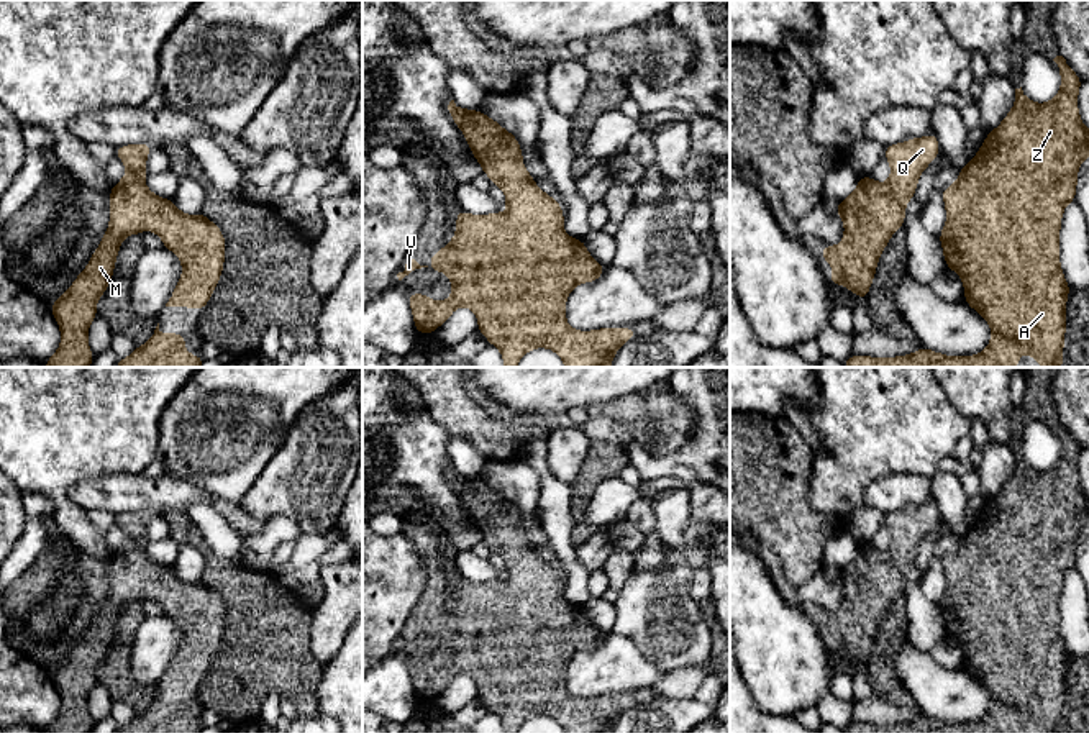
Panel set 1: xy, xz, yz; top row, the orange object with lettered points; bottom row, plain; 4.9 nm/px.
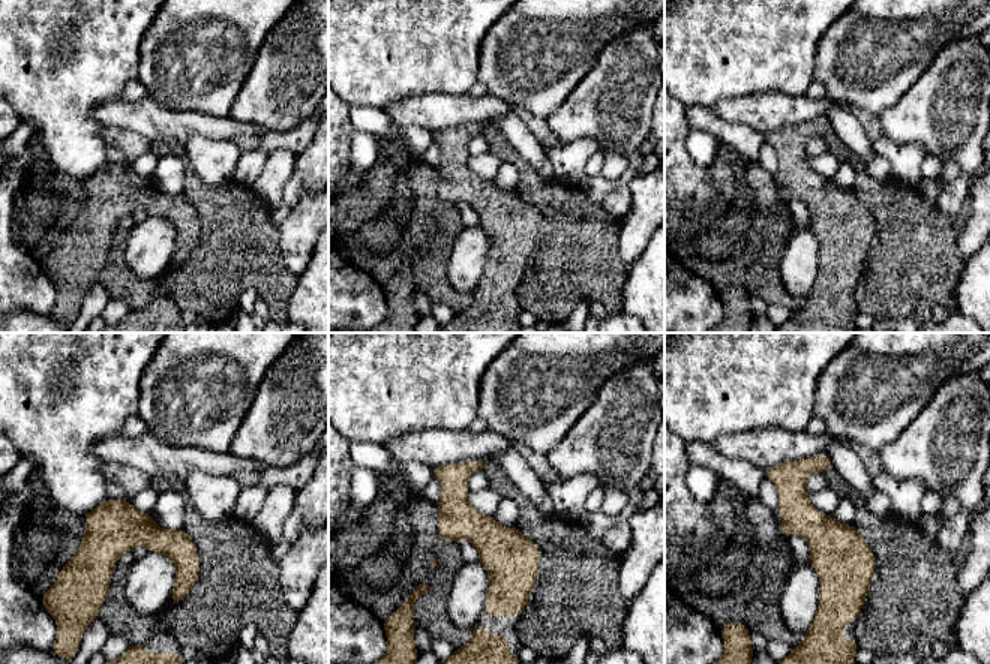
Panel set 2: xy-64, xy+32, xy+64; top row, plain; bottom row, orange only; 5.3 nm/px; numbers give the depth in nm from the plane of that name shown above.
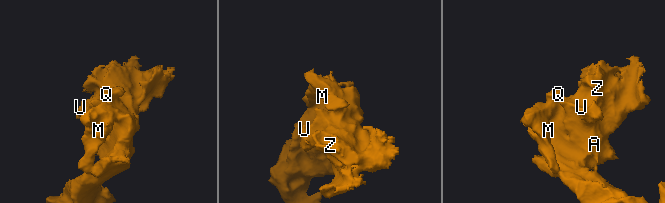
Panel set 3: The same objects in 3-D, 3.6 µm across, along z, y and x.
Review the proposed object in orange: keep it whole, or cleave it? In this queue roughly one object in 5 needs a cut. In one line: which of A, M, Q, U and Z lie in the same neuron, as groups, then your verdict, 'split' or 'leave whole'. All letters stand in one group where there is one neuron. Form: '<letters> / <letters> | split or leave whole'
A M Q U Z | leave whole

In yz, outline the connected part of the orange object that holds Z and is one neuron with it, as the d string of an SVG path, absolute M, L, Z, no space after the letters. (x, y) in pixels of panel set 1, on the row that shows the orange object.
M1063 56L1053 59L1058 64L1061 74L1061 89L1059 92L1046 103L1035 103L1027 98L1022 87L1015 89L1015 103L1012 110L1005 115L1000 125L989 131L982 146L976 156L959 169L958 179L953 185L941 190L943 203L946 208L946 223L940 233L940 244L943 248L945 266L953 269L963 280L964 285L964 302L976 310L991 326L992 336L987 348L974 356L946 356L935 353L925 346L907 356L895 357L873 357L873 356L856 356L851 354L843 364L845 367L1017 367L1020 354L1030 354L1043 367L1061 367L1063 366L1063 349L1064 349L1064 335L1066 335L1066 300L1071 292L1068 285L1061 262L1059 262L1059 230L1064 207L1071 202L1076 202L1076 187L1078 187L1078 171L1082 161L1089 156L1089 128L1081 121L1078 108L1078 95L1082 80L1069 67Z

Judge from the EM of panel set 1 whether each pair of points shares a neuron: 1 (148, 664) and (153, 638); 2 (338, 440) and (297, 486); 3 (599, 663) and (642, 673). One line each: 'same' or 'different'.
1: same
2: same
3: same

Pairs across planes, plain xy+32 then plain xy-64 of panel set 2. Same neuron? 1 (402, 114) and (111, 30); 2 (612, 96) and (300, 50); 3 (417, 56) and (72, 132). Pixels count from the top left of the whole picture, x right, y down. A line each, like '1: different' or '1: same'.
1: different
2: same
3: same

